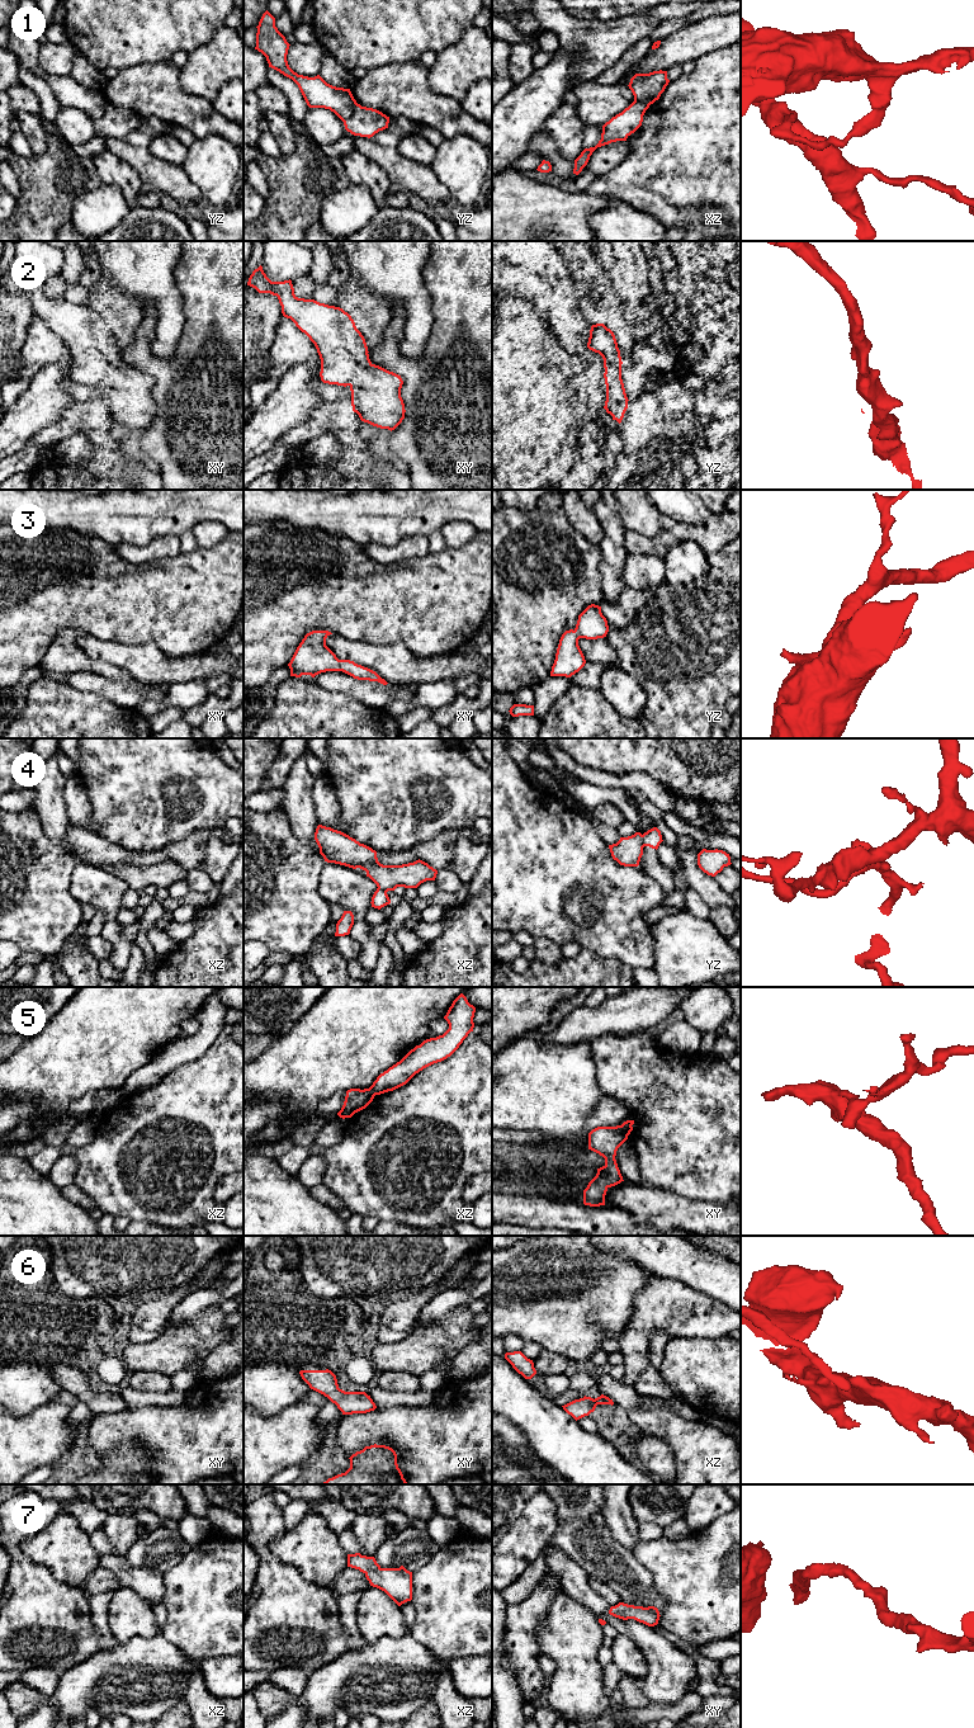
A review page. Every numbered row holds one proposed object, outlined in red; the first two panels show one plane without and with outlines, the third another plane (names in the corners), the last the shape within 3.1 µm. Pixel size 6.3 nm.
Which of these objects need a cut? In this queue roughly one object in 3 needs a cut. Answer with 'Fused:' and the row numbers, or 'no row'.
Fused: 1, 4, 5

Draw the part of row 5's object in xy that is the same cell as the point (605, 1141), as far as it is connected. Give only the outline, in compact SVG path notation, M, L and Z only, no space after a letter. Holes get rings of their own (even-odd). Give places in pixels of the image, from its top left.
M620 1125L597 1127L588 1133L588 1149L605 1158L605 1165L597 1168L596 1176L583 1190L583 1204L590 1207L605 1205L605 1195L609 1188L620 1184L623 1176L615 1156L618 1148L628 1139Z

